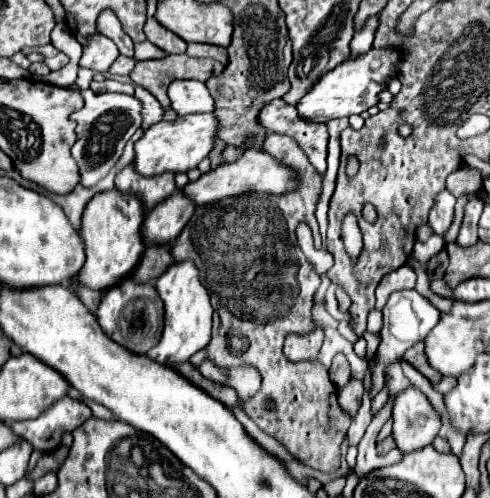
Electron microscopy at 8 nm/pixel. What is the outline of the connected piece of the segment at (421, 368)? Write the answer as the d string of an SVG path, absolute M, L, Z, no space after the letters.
M418 342L418 344L414 344L410 350L406 350L404 356L402 356L402 360L406 360L408 364L412 364L412 366L414 366L420 374L424 374L432 384L438 382L438 378L442 378L440 372L436 372L434 368L428 366L426 356L424 356L424 344L422 344L422 342Z

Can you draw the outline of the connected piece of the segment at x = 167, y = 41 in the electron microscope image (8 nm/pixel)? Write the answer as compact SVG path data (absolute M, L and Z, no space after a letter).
M148 18L144 24L144 34L146 38L162 48L166 54L184 54L186 52L186 42L178 38L174 32L164 28L156 18Z

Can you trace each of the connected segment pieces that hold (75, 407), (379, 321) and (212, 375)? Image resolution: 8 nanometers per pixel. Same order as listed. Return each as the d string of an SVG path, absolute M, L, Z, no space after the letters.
M64 396L46 408L38 418L16 422L14 434L28 440L40 452L54 452L62 442L62 434L82 426L90 416L92 410L84 402Z
M372 310L367 318L367 331L370 333L376 334L381 339L381 329L383 325L383 316L382 312L379 310Z
M200 362L198 366L198 372L204 376L204 378L208 378L208 380L212 380L212 382L218 382L218 384L228 384L226 380L228 380L228 376L230 376L230 372L222 372L222 370L218 370L212 362Z

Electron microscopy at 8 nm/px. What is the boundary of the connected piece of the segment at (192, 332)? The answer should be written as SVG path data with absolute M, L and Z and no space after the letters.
M192 260L174 262L166 268L166 272L156 280L156 288L160 298L164 300L166 316L164 316L164 332L160 342L150 348L146 354L150 360L158 364L180 364L190 360L192 354L206 348L210 342L210 328L212 328L212 304L206 288L200 284L198 268Z

